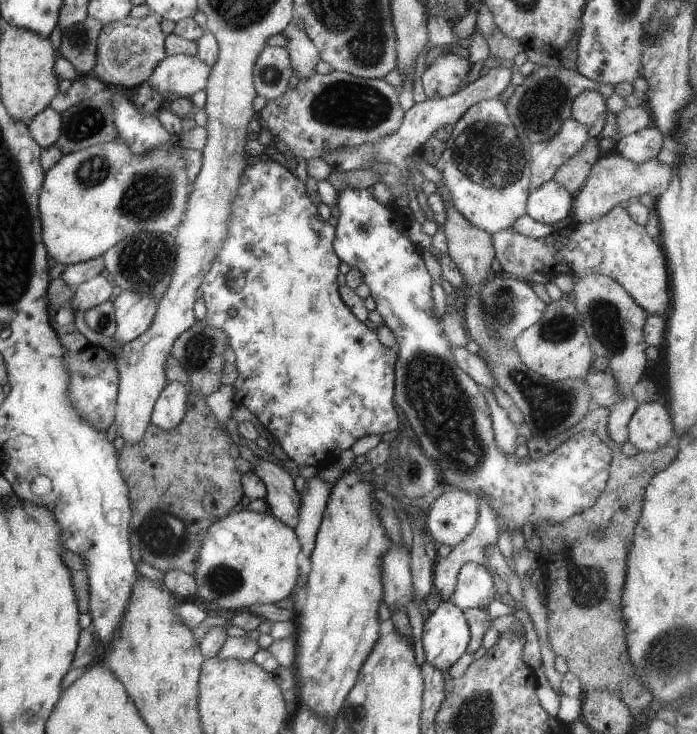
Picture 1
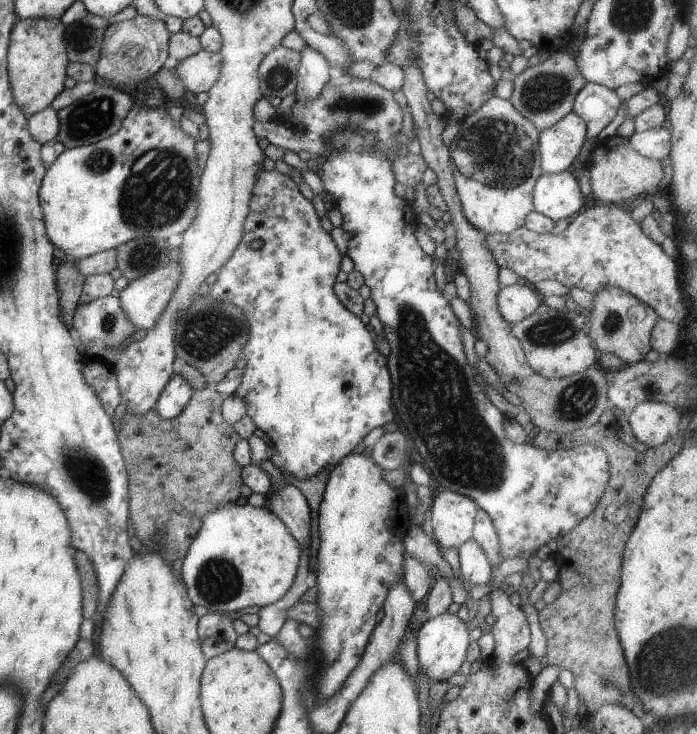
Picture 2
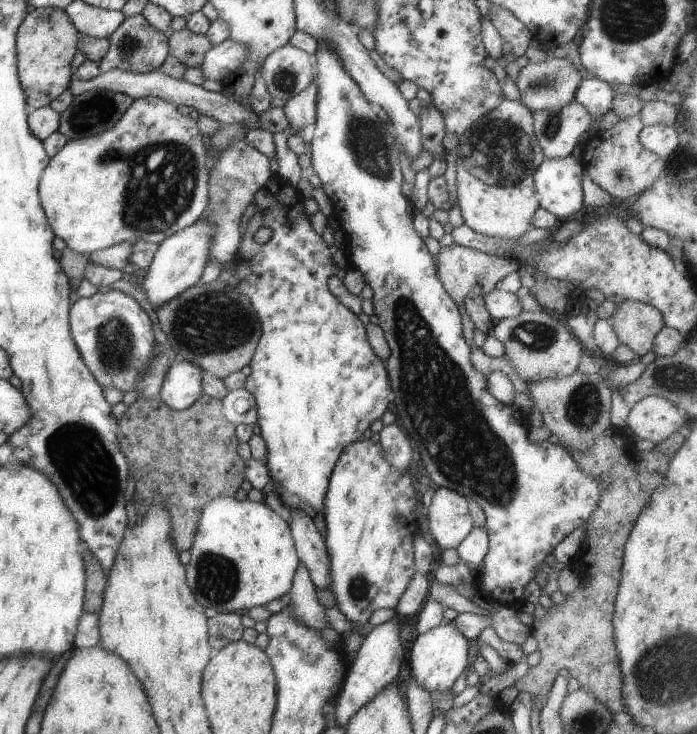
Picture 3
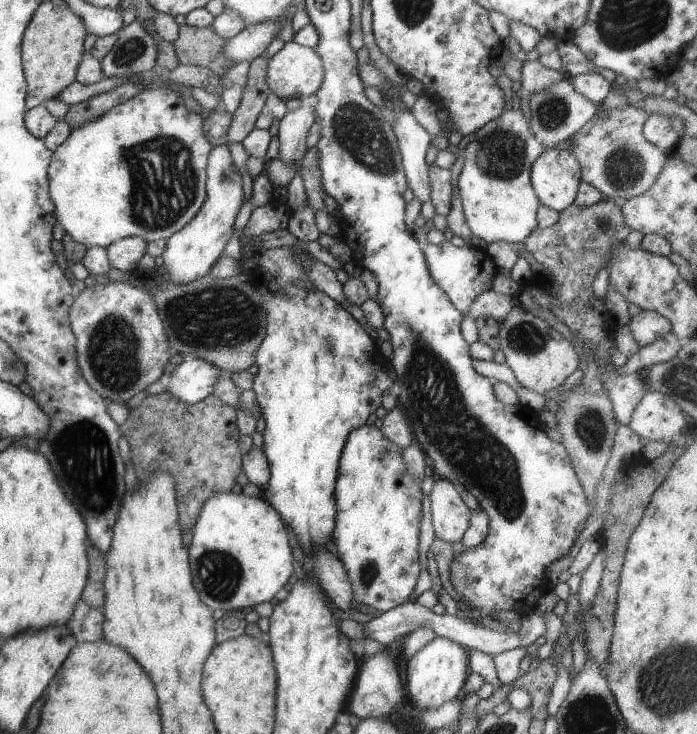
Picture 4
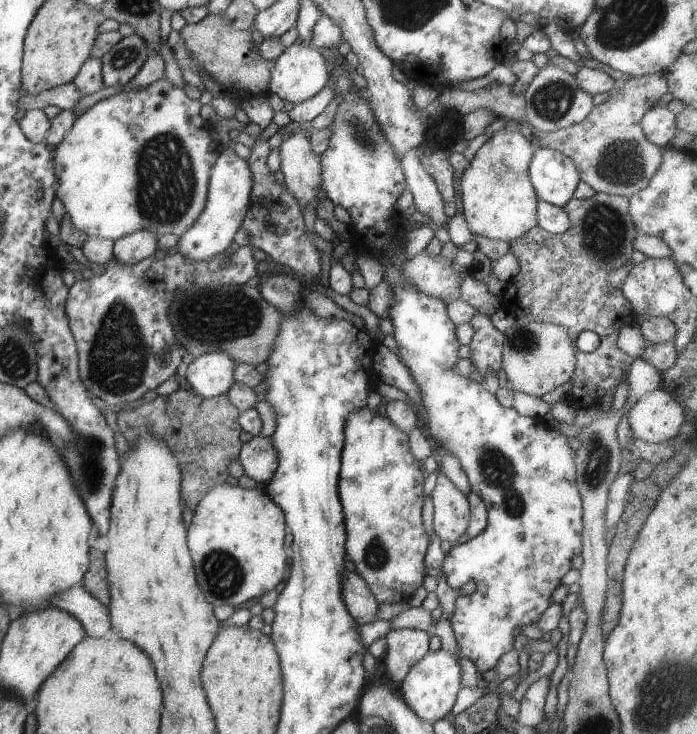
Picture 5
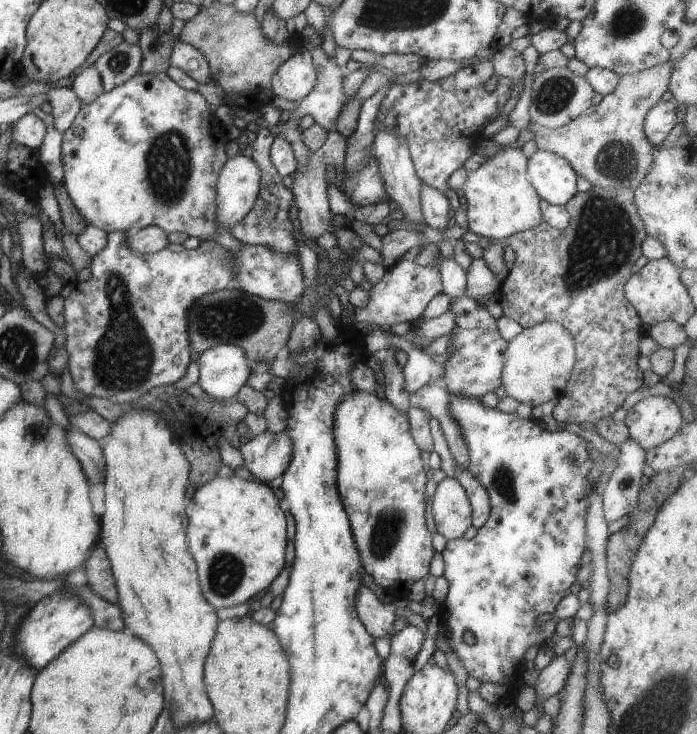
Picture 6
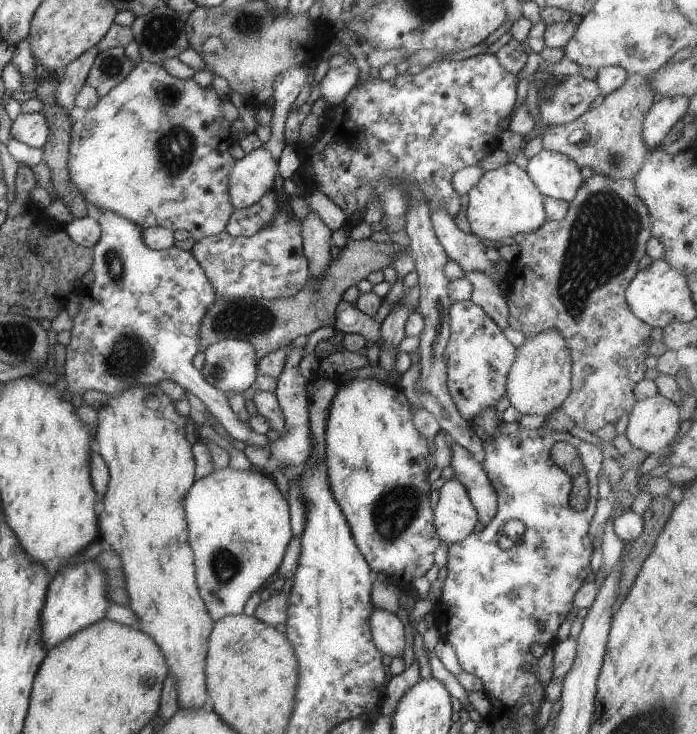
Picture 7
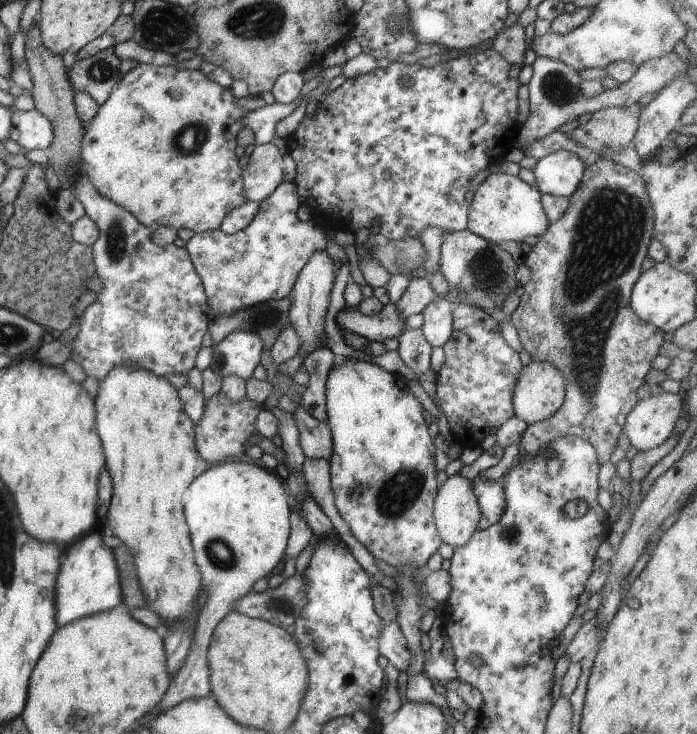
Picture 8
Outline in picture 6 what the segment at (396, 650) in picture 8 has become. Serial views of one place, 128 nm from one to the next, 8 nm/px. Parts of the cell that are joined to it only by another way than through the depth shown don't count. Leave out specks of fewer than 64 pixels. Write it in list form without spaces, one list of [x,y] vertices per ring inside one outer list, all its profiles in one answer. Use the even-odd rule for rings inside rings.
[[[362,584],[355,592],[355,612],[374,639],[386,637],[391,640],[395,636],[393,622],[396,616],[393,609],[382,603],[371,588]]]

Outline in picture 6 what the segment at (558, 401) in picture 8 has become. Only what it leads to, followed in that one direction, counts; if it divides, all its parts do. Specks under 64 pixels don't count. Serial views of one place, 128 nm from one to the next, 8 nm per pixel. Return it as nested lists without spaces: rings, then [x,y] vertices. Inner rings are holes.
[[[543,321],[531,328],[522,329],[508,341],[501,386],[507,396],[535,409],[538,405],[561,396],[575,362],[574,353],[569,331],[558,322]]]

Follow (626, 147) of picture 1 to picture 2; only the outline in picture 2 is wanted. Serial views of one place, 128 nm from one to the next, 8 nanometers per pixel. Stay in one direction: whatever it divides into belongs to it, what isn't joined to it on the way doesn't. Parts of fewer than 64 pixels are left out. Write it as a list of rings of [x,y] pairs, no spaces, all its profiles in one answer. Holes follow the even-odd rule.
[[[666,125],[653,127],[644,131],[633,133],[629,136],[629,144],[641,156],[661,160],[669,154],[669,130]]]

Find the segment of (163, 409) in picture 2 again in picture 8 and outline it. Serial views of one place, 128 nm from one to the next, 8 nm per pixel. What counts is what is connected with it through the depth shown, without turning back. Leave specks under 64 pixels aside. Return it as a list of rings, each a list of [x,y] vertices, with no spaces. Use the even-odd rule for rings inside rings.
[[[233,330],[219,344],[213,345],[210,367],[221,377],[231,374],[246,381],[259,364],[261,350],[261,339],[257,334]]]

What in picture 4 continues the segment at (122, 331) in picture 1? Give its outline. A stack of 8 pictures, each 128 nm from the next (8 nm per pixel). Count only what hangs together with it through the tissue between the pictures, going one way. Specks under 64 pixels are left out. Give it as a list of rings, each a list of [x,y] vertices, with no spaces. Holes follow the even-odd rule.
[[[225,145],[212,146],[207,156],[206,195],[195,216],[183,228],[166,238],[165,248],[160,254],[167,279],[173,284],[187,284],[195,278],[205,277],[220,256],[227,240],[233,233],[233,220],[239,206],[243,204],[241,174],[233,164]]]

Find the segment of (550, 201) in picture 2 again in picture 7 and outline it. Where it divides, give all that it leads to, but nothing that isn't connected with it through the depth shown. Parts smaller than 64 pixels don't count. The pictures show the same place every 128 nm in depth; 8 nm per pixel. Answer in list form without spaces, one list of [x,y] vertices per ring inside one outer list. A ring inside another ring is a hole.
[[[545,151],[527,159],[525,166],[535,188],[543,197],[569,201],[579,186],[581,186],[581,173],[579,166],[563,153]]]

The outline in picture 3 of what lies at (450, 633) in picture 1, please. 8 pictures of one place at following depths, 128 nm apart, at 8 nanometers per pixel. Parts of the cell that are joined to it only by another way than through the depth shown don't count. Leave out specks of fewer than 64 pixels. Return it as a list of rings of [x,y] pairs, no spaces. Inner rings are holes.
[[[443,621],[439,626],[427,630],[425,634],[416,636],[409,652],[410,675],[427,692],[449,691],[469,662],[468,645],[469,641],[460,632]]]

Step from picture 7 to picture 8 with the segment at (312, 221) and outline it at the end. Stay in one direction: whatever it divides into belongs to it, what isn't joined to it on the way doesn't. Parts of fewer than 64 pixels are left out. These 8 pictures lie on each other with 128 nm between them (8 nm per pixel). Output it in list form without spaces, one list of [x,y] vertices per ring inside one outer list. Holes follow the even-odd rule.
[[[315,250],[311,254],[311,258],[299,270],[297,280],[295,280],[295,284],[293,284],[289,294],[291,306],[287,310],[287,320],[289,320],[289,326],[299,338],[299,348],[297,348],[295,354],[301,354],[303,358],[313,352],[313,350],[321,348],[321,338],[325,334],[323,322],[334,278],[332,260],[327,256],[327,252],[325,250]]]

